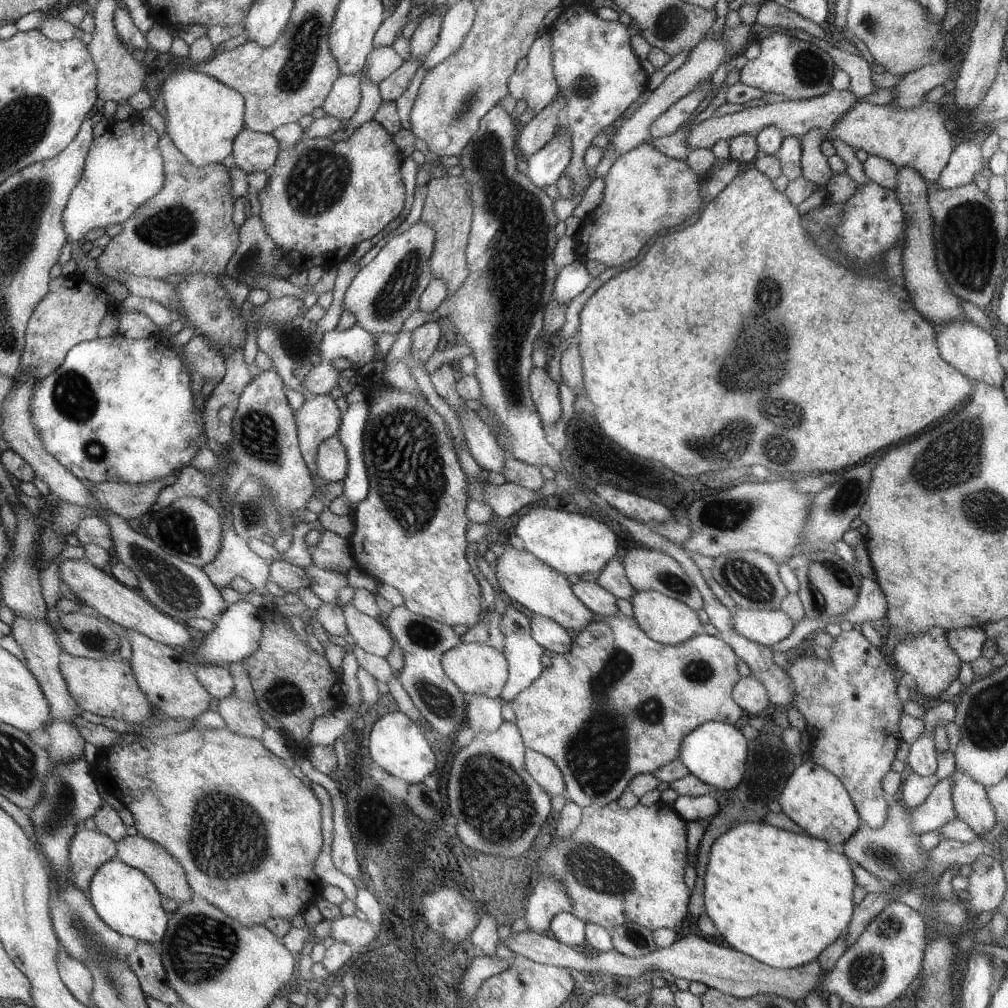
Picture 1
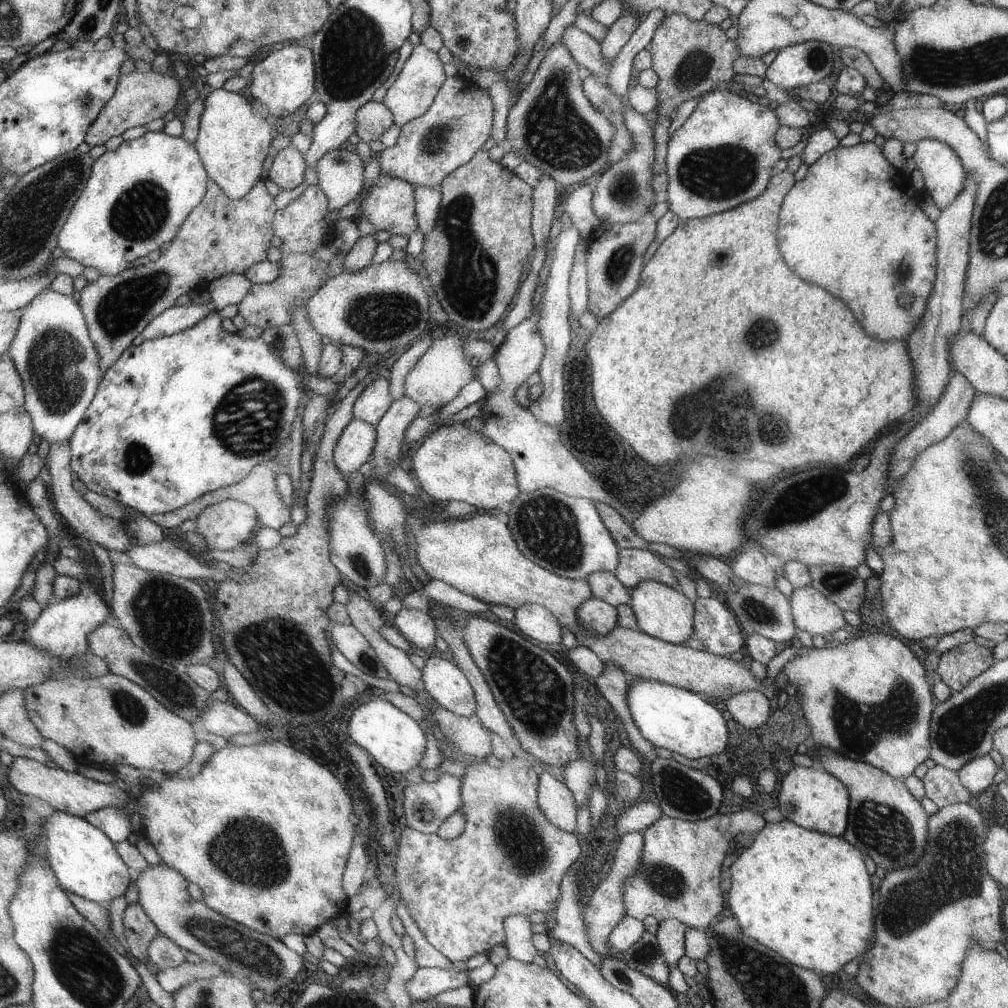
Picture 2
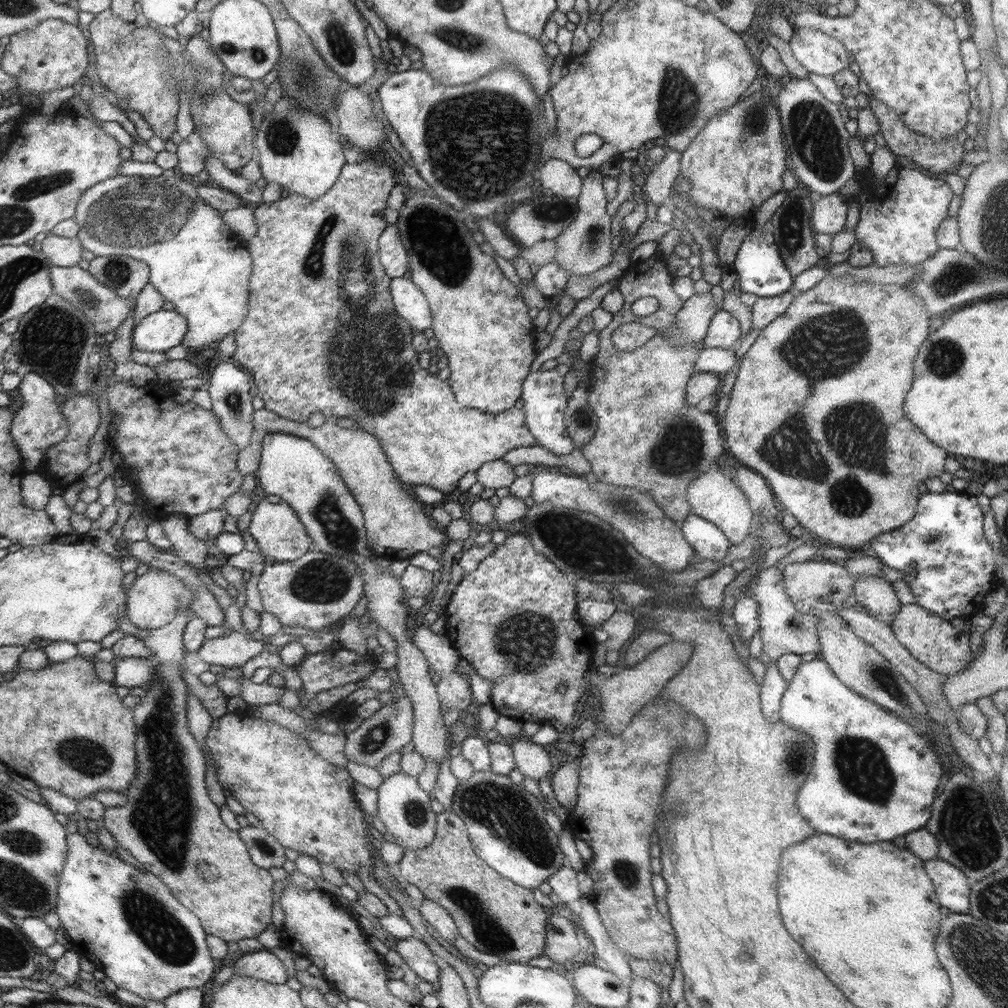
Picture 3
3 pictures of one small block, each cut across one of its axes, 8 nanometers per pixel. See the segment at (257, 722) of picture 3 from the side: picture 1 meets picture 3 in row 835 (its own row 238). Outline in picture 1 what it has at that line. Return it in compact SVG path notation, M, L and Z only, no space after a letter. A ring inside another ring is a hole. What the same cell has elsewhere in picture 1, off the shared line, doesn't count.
M374 119L365 122L346 140L339 142L328 137L302 137L290 152L279 152L279 160L270 172L266 186L258 191L260 220L266 234L294 266L299 278L312 266L320 266L324 271L338 267L342 260L350 256L356 244L376 236L404 208L404 184L400 178L398 148L394 148L392 134Z

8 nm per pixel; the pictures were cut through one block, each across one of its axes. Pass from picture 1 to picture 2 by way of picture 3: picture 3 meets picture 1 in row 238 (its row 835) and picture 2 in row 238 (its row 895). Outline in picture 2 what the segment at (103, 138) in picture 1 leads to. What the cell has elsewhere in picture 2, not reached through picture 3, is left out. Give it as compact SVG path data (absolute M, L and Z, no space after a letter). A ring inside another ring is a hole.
M148 131L141 138L127 139L119 149L101 151L92 170L87 189L60 234L59 246L65 254L87 267L98 268L103 275L118 276L132 268L138 256L146 256L176 238L180 224L204 200L208 188L208 172L195 144L165 132Z

